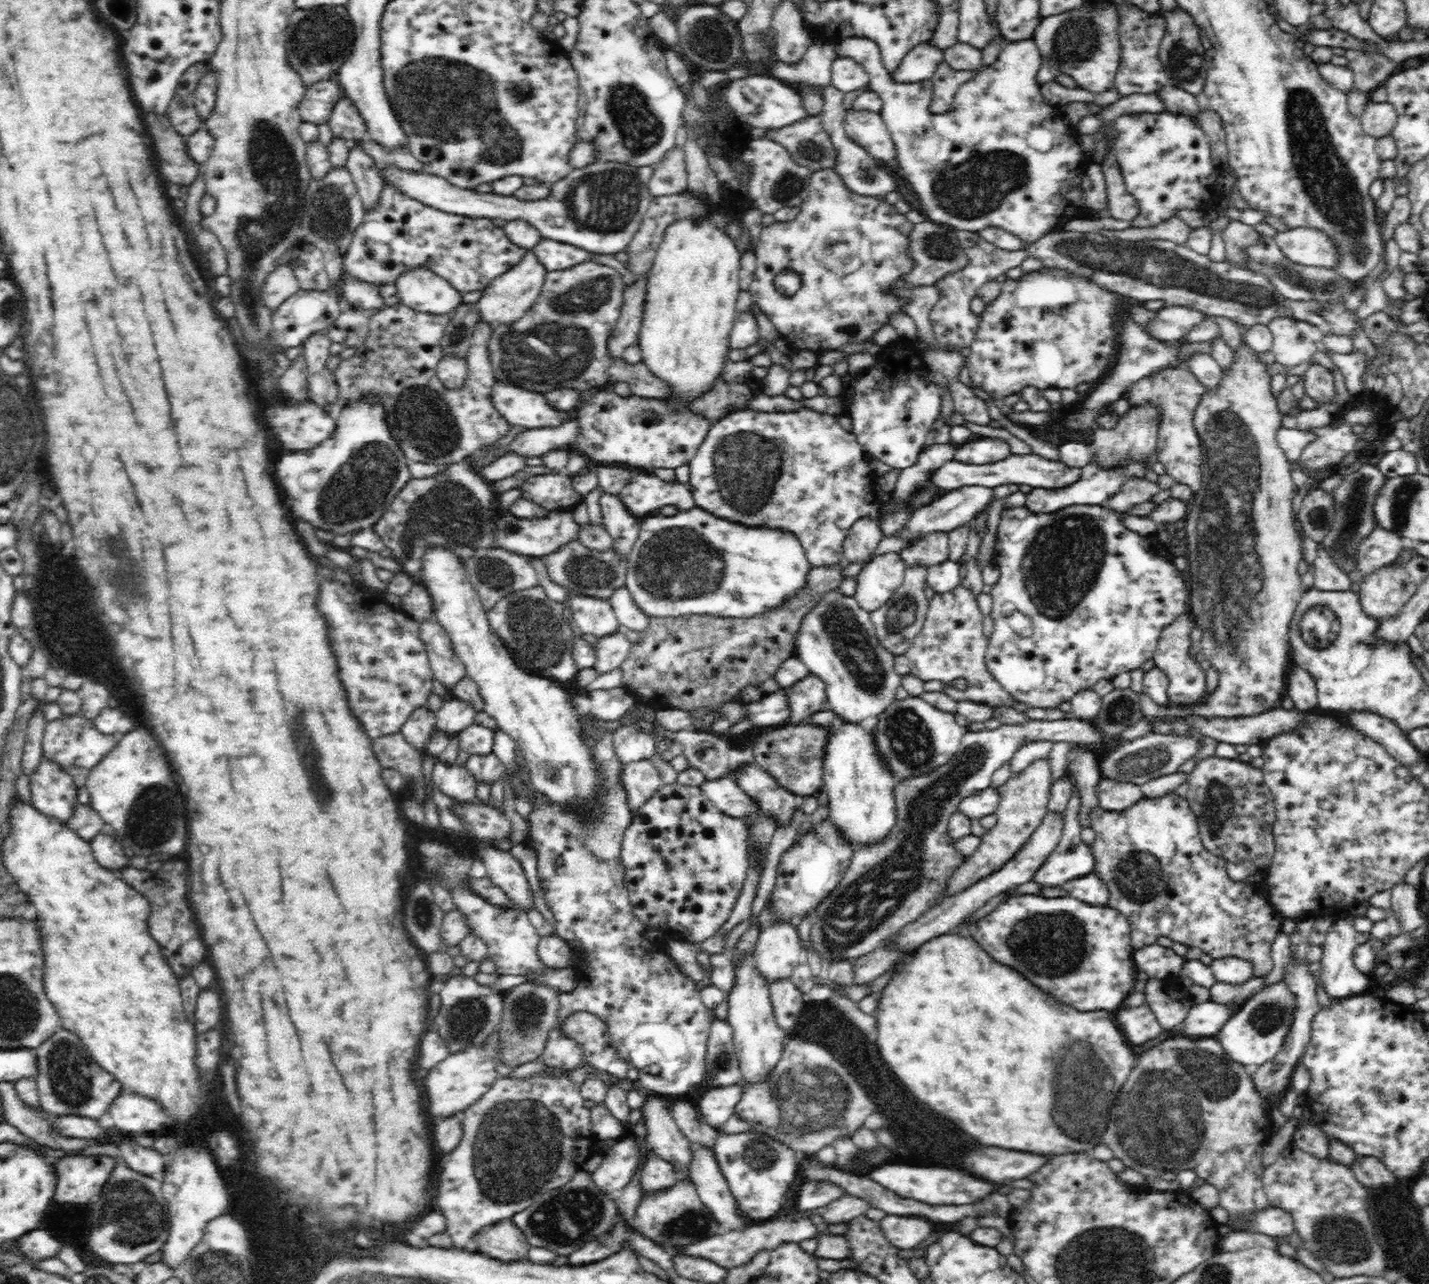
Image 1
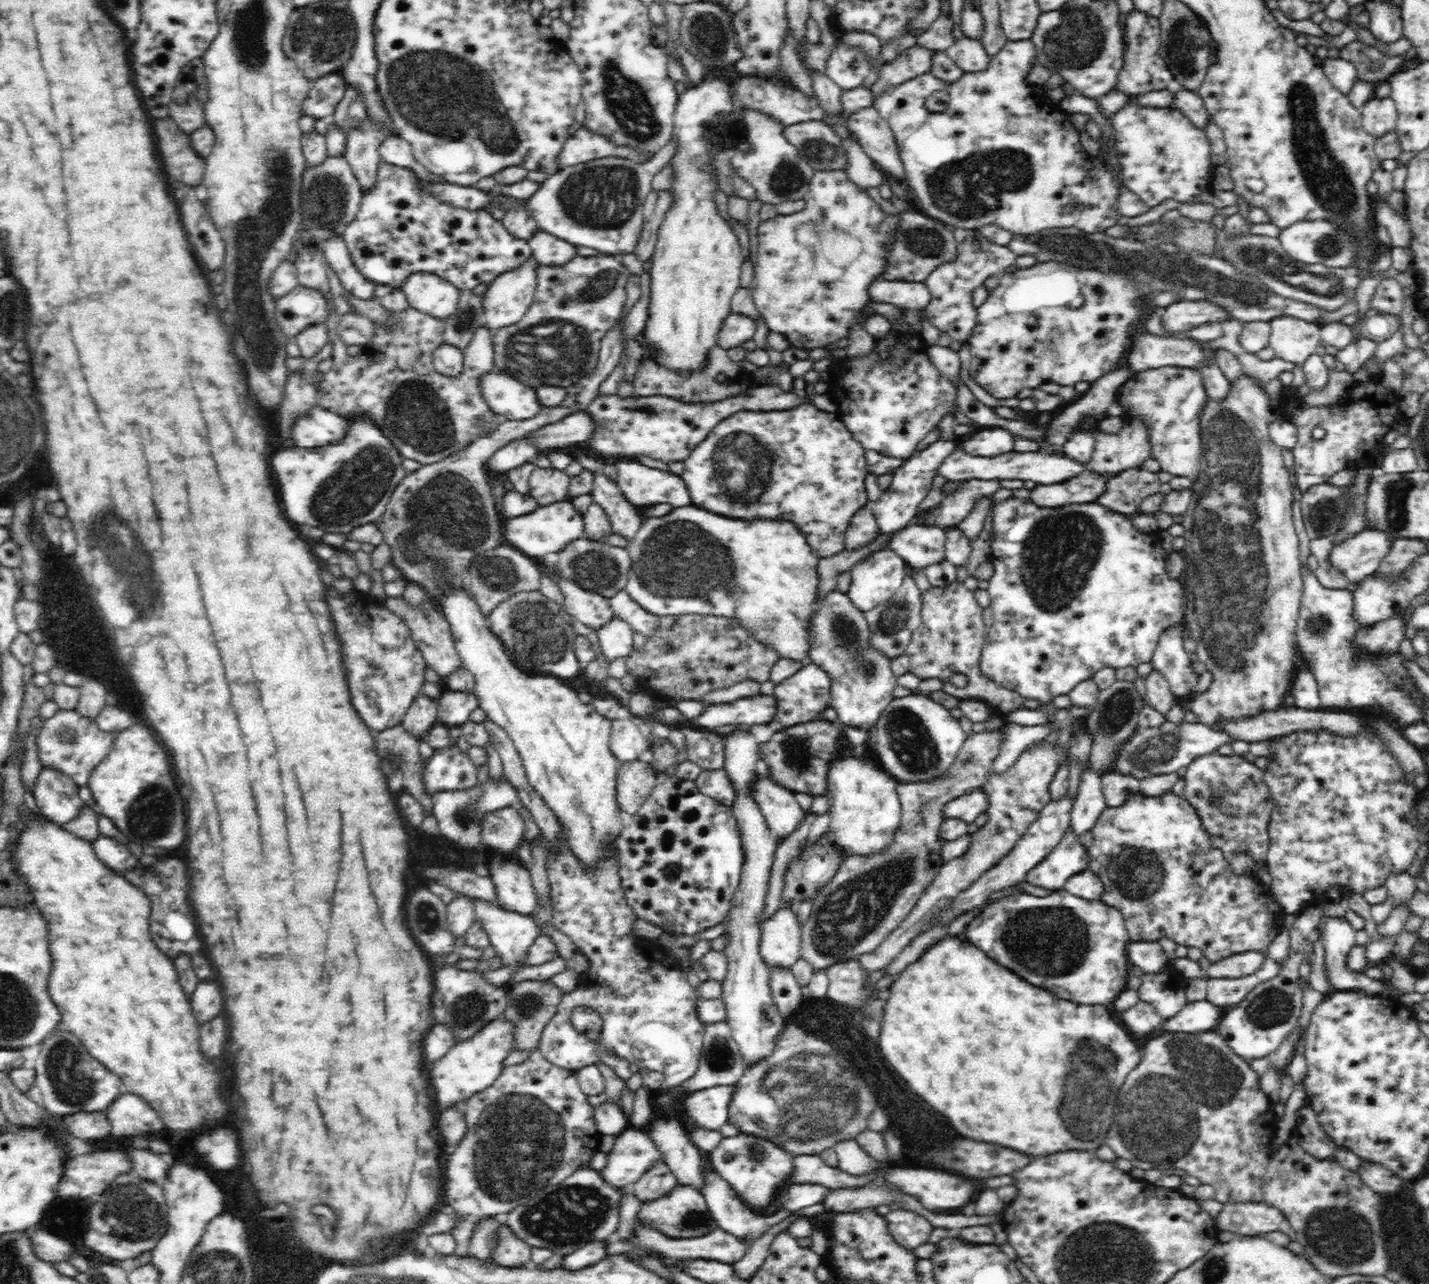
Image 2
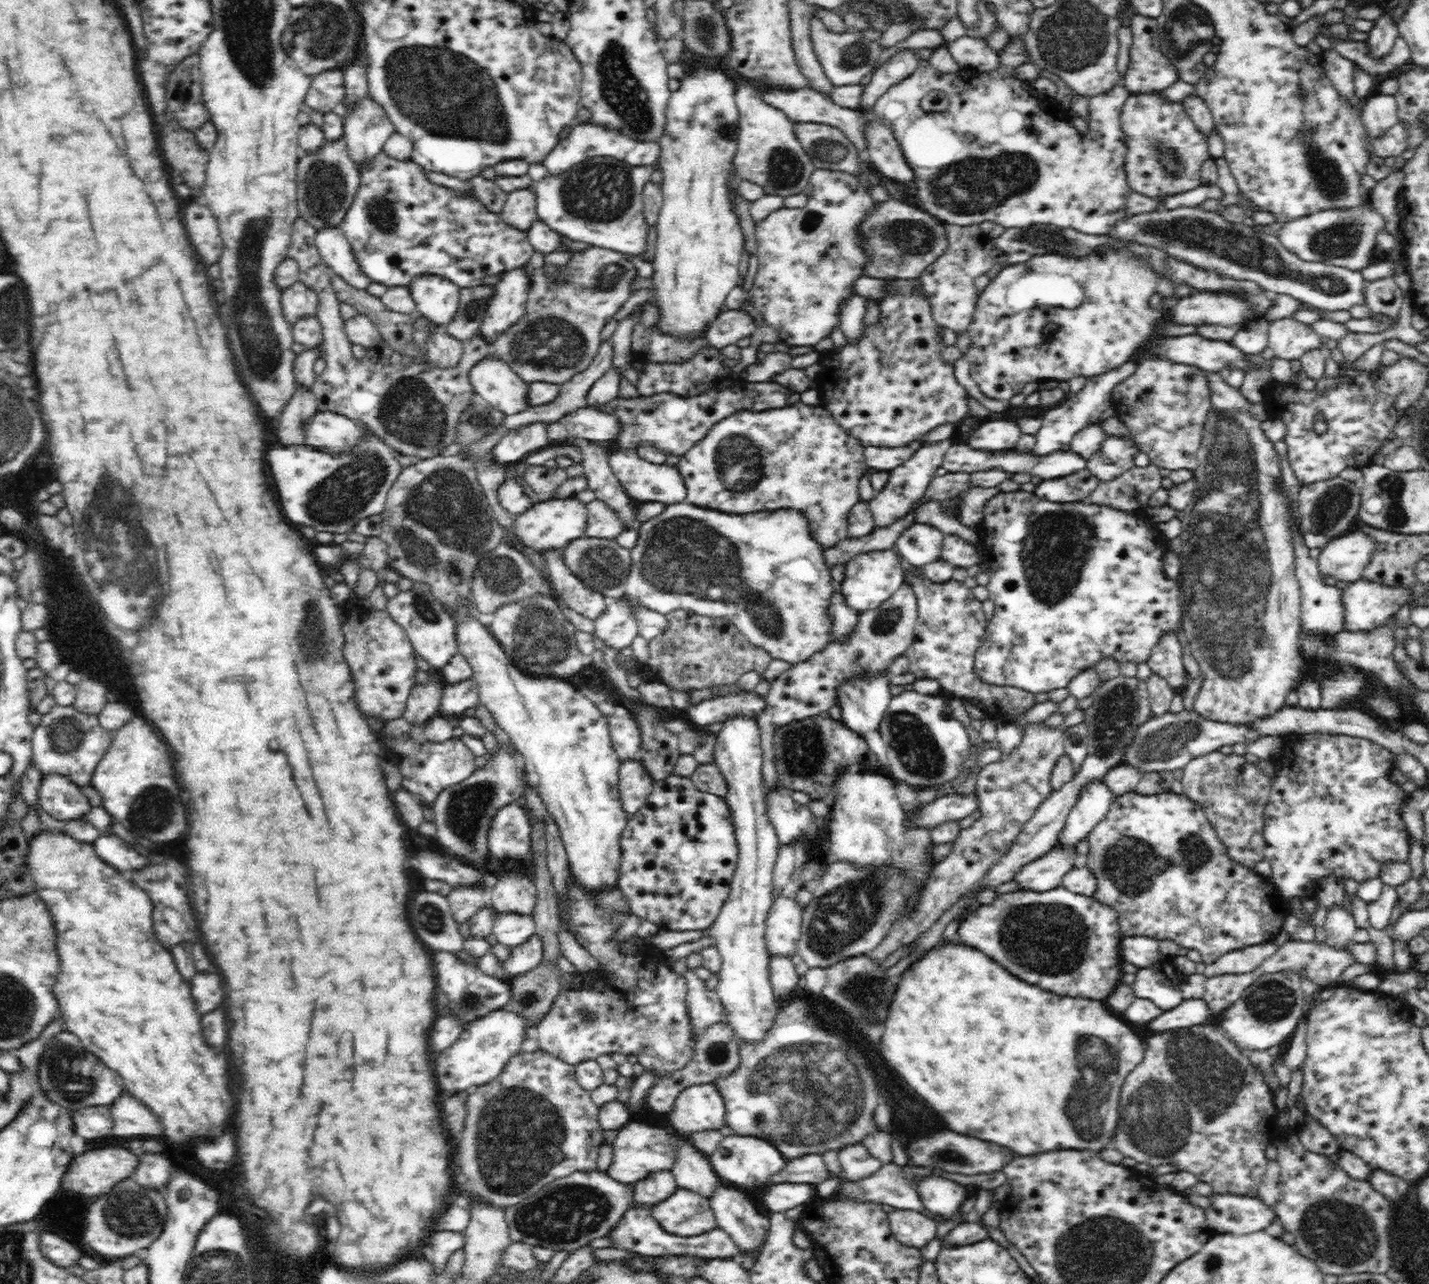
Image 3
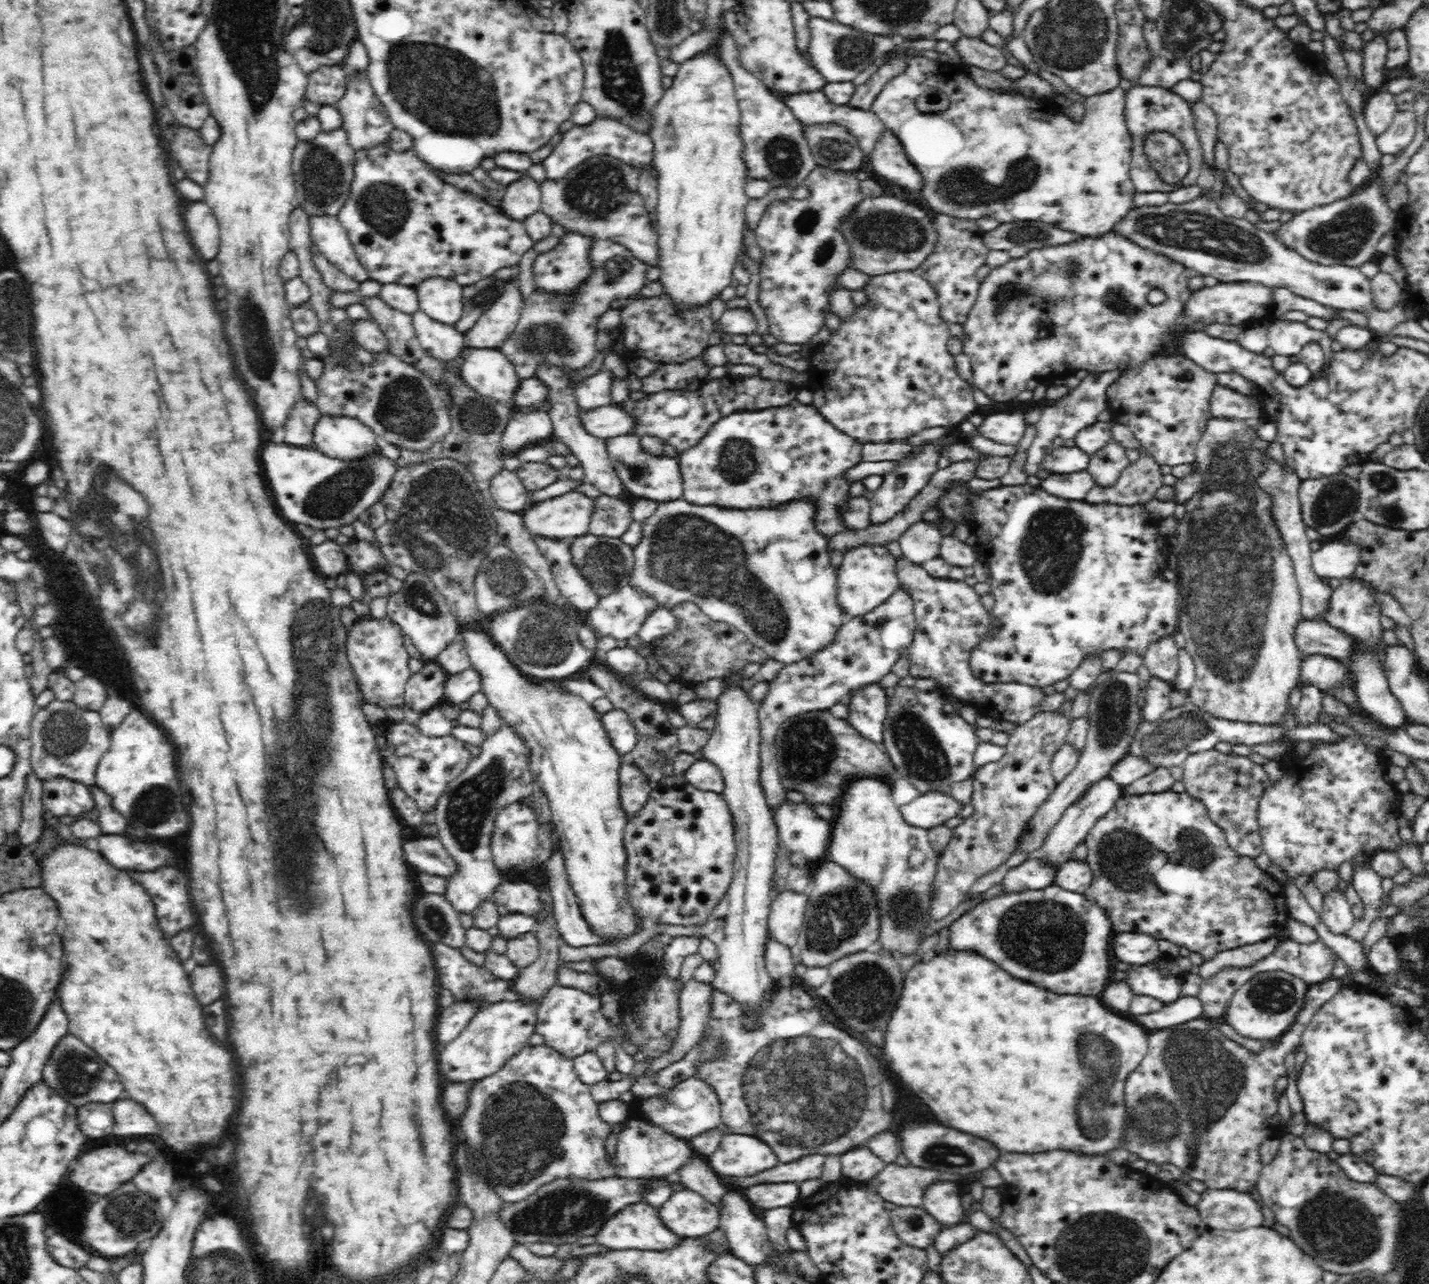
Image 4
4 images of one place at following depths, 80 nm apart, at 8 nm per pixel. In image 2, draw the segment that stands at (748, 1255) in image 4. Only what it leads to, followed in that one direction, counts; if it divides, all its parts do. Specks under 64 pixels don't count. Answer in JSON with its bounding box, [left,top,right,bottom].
[699,1154,824,1242]

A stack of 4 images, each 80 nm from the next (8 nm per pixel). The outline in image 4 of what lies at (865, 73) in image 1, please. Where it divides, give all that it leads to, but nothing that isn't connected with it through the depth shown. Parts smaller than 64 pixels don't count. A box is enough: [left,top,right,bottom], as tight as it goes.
[807,17,898,83]

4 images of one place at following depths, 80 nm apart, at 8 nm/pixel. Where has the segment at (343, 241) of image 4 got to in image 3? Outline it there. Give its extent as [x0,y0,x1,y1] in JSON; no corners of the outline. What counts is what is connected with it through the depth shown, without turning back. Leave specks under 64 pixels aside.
[315,227,373,293]

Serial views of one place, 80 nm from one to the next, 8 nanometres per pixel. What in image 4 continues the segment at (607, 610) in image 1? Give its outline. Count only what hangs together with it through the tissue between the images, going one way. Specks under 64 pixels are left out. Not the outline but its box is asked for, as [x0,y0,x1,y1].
[535,537,601,614]

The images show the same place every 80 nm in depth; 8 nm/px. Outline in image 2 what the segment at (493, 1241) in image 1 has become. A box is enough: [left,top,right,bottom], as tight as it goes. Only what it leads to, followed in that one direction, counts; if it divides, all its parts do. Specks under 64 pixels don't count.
[493,1221,534,1267]

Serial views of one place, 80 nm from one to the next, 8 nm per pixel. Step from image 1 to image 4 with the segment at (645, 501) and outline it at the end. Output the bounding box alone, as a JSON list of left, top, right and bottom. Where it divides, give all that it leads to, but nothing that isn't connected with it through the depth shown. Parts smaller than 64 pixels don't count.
[605,435,683,503]

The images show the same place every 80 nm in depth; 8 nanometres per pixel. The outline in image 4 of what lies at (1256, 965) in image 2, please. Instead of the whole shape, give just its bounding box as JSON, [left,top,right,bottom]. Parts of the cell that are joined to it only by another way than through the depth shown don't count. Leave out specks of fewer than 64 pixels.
[1200,936,1280,979]

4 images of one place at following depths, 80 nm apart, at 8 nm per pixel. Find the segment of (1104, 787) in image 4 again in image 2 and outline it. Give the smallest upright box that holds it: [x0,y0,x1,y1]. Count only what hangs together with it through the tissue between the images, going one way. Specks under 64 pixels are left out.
[1071,765,1107,837]

